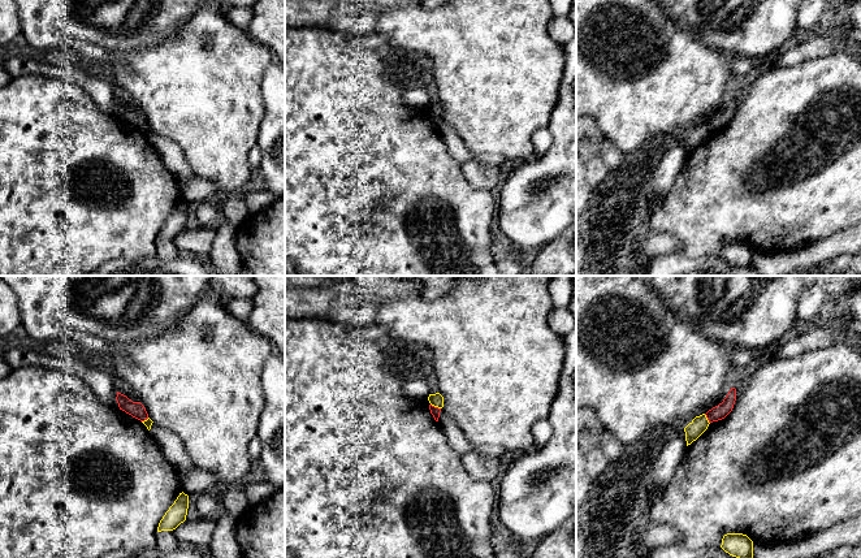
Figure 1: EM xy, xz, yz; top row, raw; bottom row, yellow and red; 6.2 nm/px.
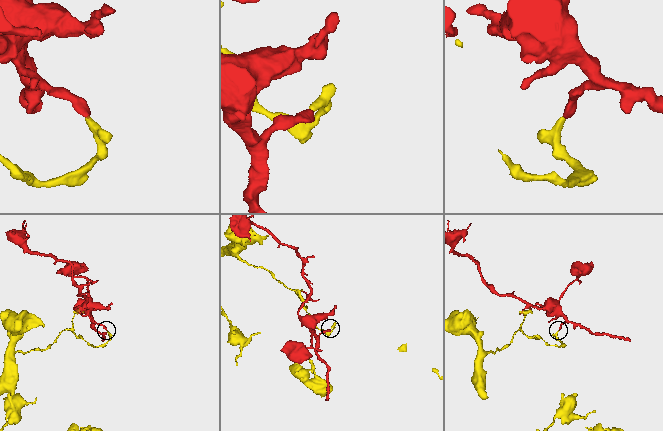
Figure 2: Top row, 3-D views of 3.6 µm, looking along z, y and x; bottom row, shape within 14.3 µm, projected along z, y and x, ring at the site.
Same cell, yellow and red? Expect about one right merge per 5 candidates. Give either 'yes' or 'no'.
no

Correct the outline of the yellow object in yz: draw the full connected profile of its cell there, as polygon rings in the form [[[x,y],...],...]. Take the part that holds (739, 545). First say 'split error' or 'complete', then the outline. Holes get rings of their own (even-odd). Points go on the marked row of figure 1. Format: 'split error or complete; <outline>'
complete; [[[727,533],[721,548],[736,558],[753,558],[753,541],[743,533]]]

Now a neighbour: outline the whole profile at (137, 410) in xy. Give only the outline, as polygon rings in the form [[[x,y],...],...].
[[[117,392],[116,401],[118,403],[120,410],[125,411],[126,414],[131,415],[133,418],[144,421],[148,419],[148,414],[144,406],[140,402],[133,402],[126,395]]]

